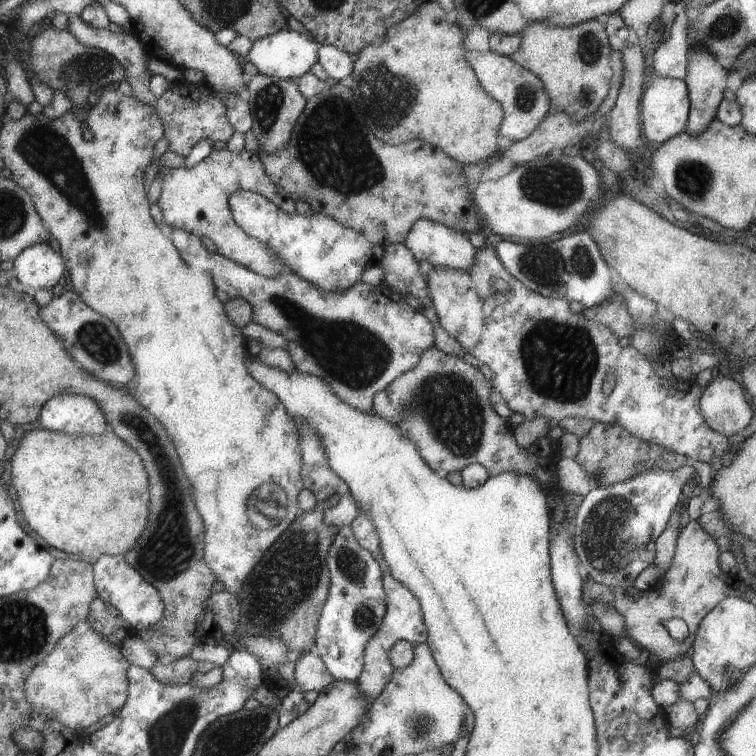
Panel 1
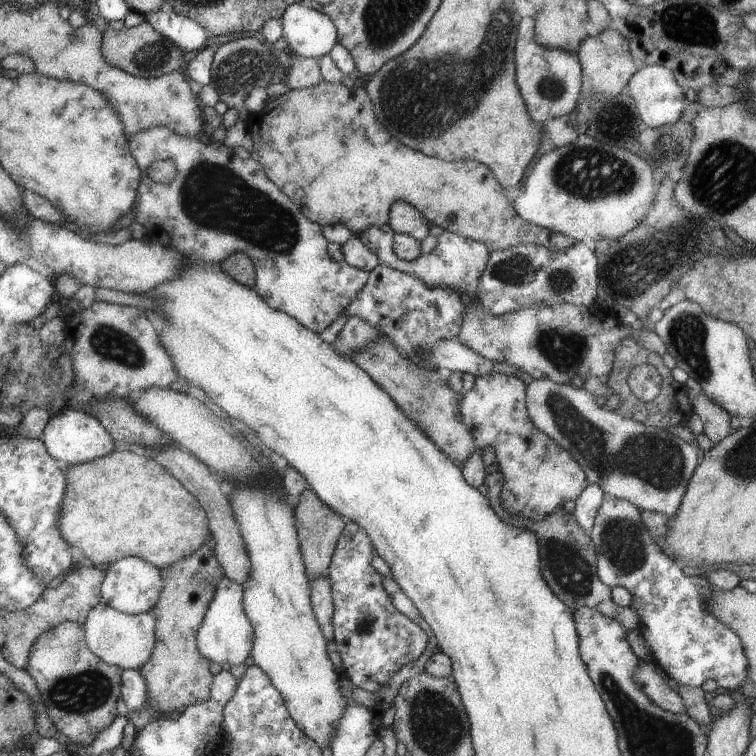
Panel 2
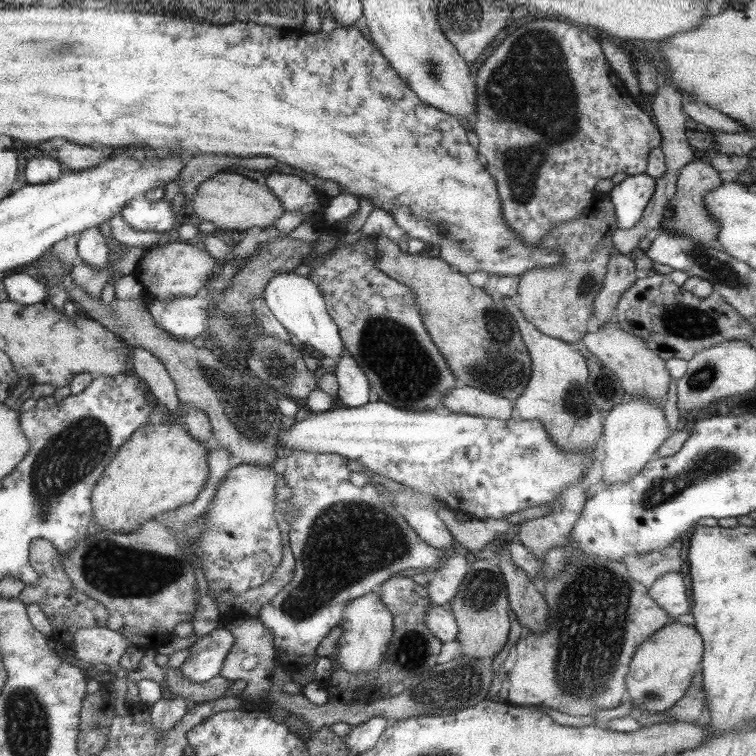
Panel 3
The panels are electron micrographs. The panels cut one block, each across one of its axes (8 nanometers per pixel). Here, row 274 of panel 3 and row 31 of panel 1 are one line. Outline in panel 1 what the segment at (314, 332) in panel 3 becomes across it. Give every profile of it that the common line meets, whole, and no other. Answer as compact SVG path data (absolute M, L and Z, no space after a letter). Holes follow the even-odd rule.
M290 28L279 29L261 39L251 42L250 49L245 56L255 66L257 73L270 77L297 80L304 72L318 62L318 44L311 37L301 34Z

